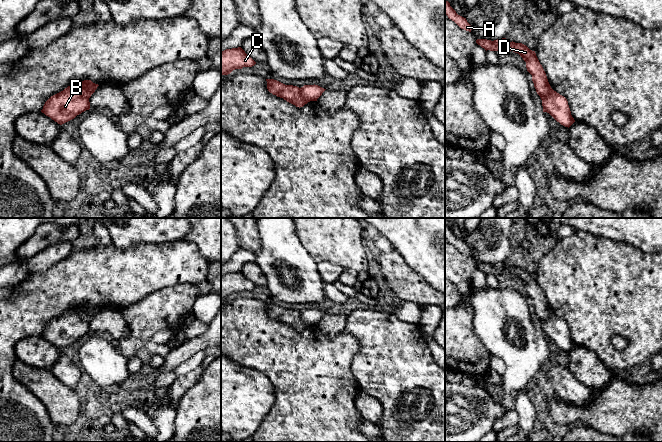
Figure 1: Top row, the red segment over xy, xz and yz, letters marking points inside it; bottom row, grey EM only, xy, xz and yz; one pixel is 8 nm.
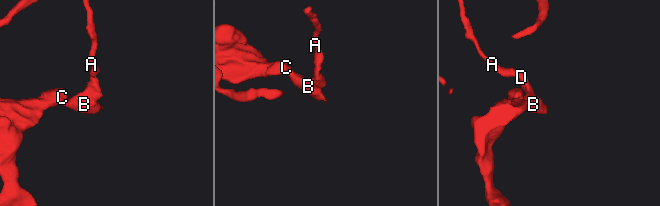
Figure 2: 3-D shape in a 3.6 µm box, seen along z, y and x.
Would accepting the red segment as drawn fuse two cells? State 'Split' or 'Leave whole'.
Split

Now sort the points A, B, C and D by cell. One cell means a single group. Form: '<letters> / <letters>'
A D / B C

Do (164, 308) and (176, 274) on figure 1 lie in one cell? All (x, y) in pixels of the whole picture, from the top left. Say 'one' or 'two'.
two

